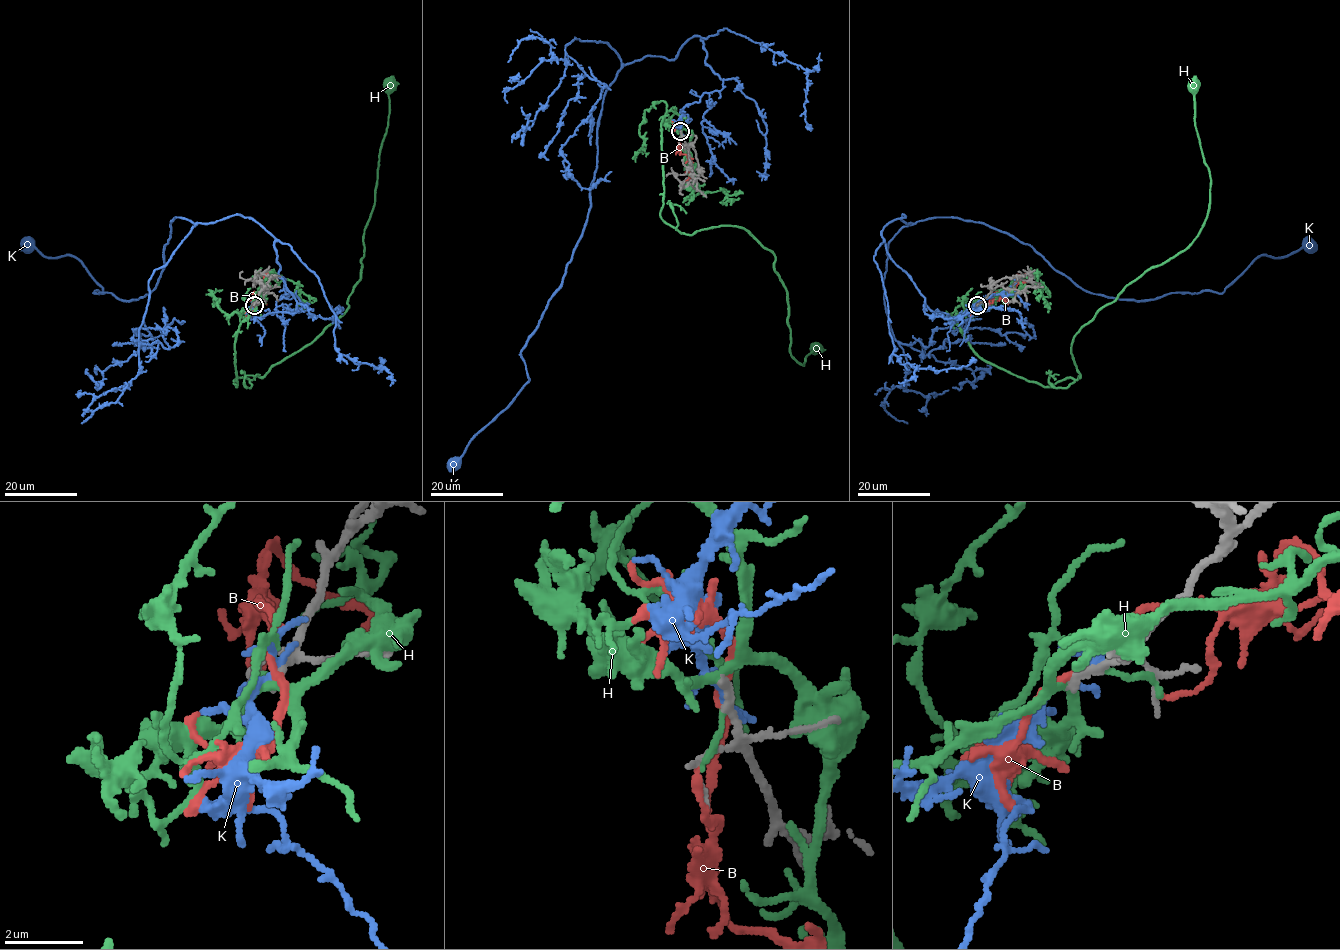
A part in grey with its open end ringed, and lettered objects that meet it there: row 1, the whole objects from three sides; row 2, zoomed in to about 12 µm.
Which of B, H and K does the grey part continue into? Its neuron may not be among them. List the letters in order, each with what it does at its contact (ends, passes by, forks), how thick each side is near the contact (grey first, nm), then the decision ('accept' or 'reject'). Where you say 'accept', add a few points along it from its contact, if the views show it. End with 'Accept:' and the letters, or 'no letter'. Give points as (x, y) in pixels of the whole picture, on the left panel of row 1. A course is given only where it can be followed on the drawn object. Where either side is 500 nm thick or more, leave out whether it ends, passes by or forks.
B: it passes by; calibres 240 and 170 nm; reject
H: it forks; calibres 240 and 200 nm; reject
K: it forks; calibres 260 and 160 nm; reject
Accept: no letter

